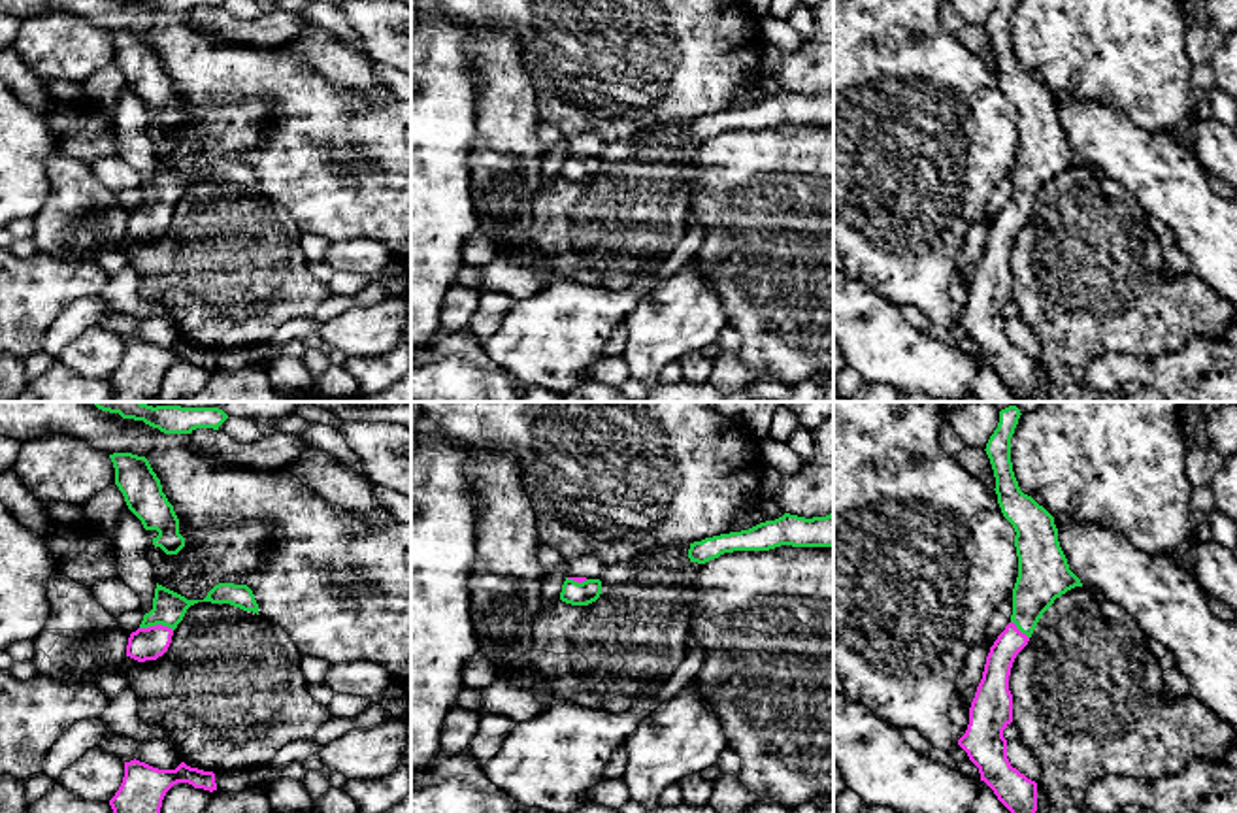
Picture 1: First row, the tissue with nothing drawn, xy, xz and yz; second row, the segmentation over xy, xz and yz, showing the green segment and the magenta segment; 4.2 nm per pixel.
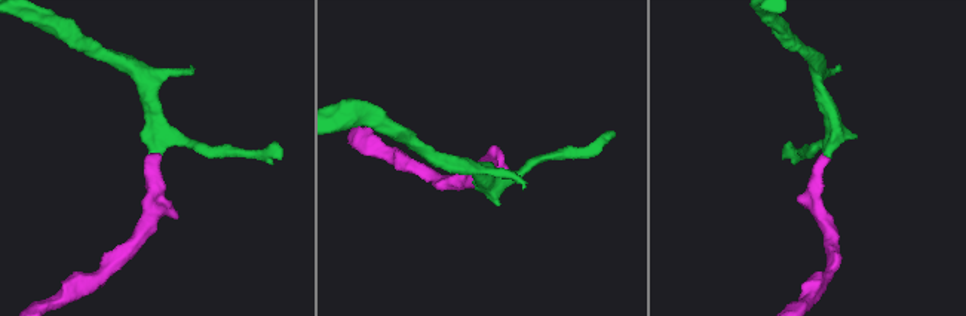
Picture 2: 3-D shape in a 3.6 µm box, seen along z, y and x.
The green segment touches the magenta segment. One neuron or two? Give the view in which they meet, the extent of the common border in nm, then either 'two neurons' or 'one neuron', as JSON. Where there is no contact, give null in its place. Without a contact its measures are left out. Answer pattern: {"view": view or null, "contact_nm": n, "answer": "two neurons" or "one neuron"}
{"view": "xy", "contact_nm": 140, "answer": "one neuron"}

